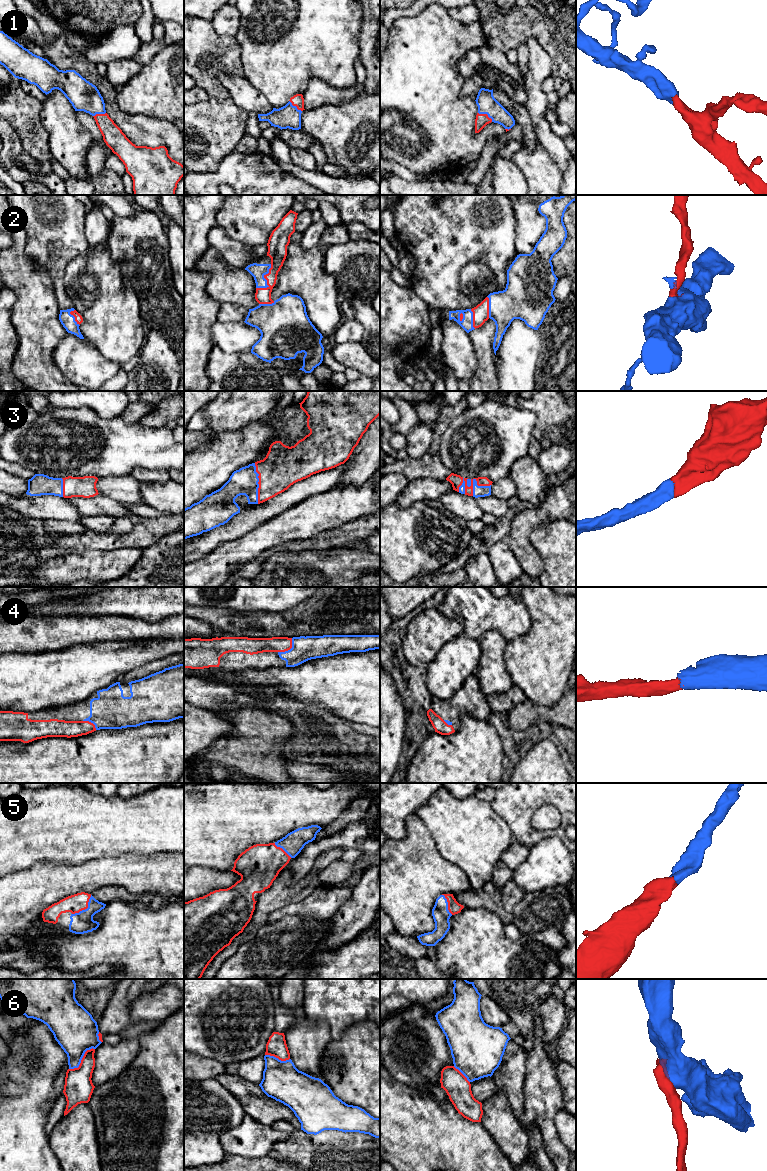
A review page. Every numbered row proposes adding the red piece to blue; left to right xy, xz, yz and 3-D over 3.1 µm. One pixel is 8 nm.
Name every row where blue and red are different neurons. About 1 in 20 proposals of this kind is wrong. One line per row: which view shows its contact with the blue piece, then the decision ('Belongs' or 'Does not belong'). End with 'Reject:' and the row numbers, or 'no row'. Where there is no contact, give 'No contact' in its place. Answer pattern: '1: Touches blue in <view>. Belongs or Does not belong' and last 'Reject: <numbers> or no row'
1: Touches blue in yz. Belongs
2: Touches blue in xz. Belongs
3: Touches blue in yz. Belongs
4: Touches blue in xz. Belongs
5: Touches blue in xy. Belongs
6: Touches blue in xy. Does not belong
Reject: 6

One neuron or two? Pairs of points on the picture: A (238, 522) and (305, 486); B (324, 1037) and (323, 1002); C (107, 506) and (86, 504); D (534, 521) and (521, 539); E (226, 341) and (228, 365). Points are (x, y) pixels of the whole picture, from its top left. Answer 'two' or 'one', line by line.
A: one
B: two
C: one
D: one
E: two

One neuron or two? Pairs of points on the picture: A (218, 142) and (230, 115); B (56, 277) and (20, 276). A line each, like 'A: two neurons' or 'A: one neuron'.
A: one neuron
B: two neurons

